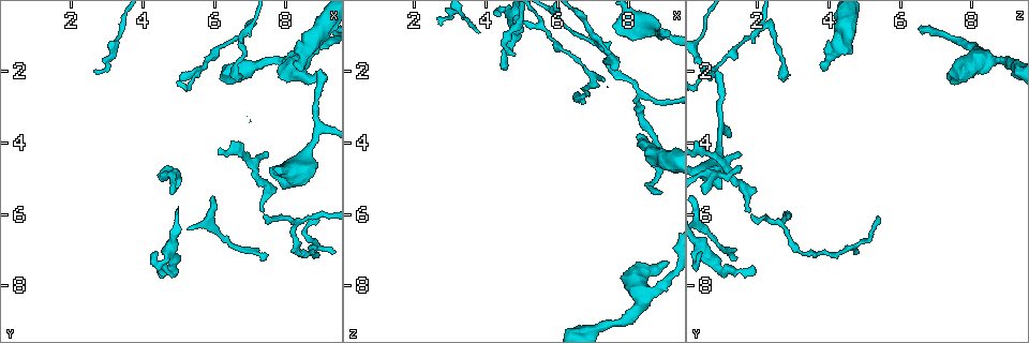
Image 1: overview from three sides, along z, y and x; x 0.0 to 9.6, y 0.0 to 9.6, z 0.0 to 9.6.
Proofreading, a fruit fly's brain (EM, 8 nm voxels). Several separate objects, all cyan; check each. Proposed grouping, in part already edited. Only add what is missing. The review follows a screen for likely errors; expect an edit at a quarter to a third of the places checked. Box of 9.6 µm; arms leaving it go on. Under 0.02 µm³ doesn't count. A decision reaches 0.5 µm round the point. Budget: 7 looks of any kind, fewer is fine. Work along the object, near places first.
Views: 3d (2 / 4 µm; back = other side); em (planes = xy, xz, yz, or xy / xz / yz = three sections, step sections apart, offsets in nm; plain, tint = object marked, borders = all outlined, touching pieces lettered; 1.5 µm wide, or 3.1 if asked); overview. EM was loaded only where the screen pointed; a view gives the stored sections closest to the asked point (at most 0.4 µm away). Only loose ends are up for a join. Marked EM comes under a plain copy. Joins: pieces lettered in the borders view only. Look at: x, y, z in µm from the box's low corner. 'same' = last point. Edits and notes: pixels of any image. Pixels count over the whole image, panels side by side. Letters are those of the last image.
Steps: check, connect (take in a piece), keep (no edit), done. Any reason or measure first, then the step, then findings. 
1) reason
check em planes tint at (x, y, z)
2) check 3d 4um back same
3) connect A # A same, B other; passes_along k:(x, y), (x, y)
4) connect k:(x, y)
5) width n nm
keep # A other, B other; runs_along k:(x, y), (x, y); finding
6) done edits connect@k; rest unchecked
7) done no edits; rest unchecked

free end
check em planes borders at (8.95, 6.10, 5.30)

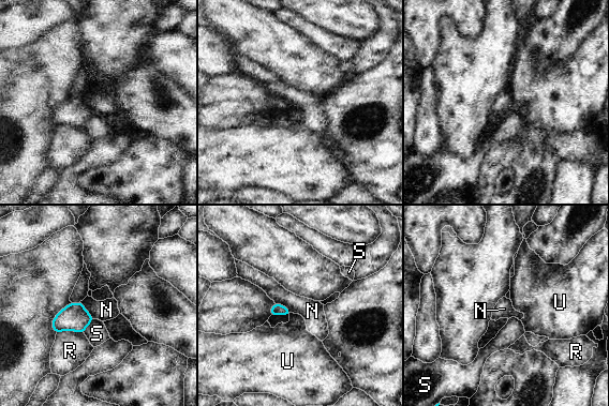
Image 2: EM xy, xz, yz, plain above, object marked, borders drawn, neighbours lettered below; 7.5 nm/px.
width 70 nm
keep # N other, R other, S other, U other; border 2:(79, 301), (93, 318); none of them fits

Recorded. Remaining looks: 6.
long arm stops here
check 3d 2um at (8.25, 1.90, 3.80)

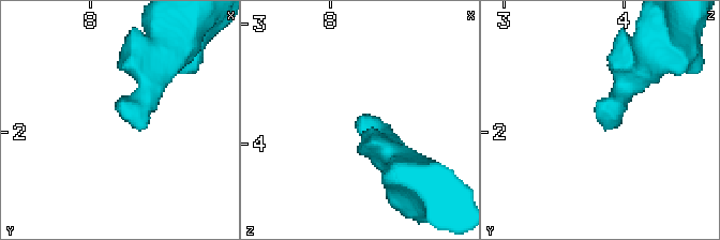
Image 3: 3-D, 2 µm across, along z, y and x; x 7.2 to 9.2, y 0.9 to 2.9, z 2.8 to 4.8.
need the tissue
check em planes borders at (8.28, 1.90, 3.76)

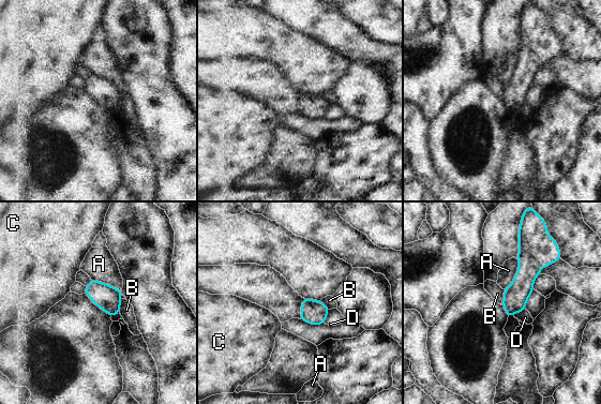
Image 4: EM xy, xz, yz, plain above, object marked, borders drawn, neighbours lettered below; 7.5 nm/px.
longest_contact A 260 nm
keep # A other, B other, C other, D other; no lettered piece goes on from it

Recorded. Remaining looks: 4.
thin end
check 3d 4um at (9.00, 1.95, 0.80)

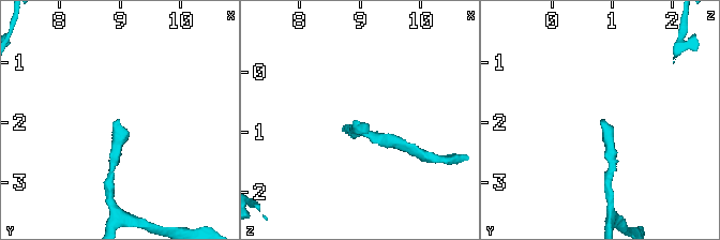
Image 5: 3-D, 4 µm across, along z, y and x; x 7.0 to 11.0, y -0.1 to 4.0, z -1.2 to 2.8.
now the EM
check em planes borders at (8.95, 1.95, 0.80)

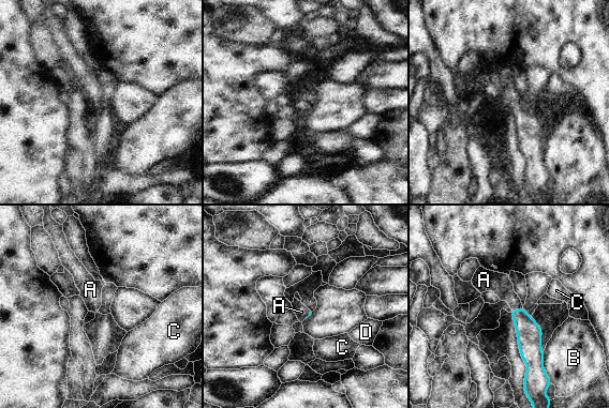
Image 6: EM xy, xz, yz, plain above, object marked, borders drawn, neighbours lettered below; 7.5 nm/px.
longest_contact B 190 nm
connect 6:(499, 283) # A same, B other, C other, D other; the neuron continues

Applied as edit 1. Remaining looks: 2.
done edits connect@6; rest unchecked

